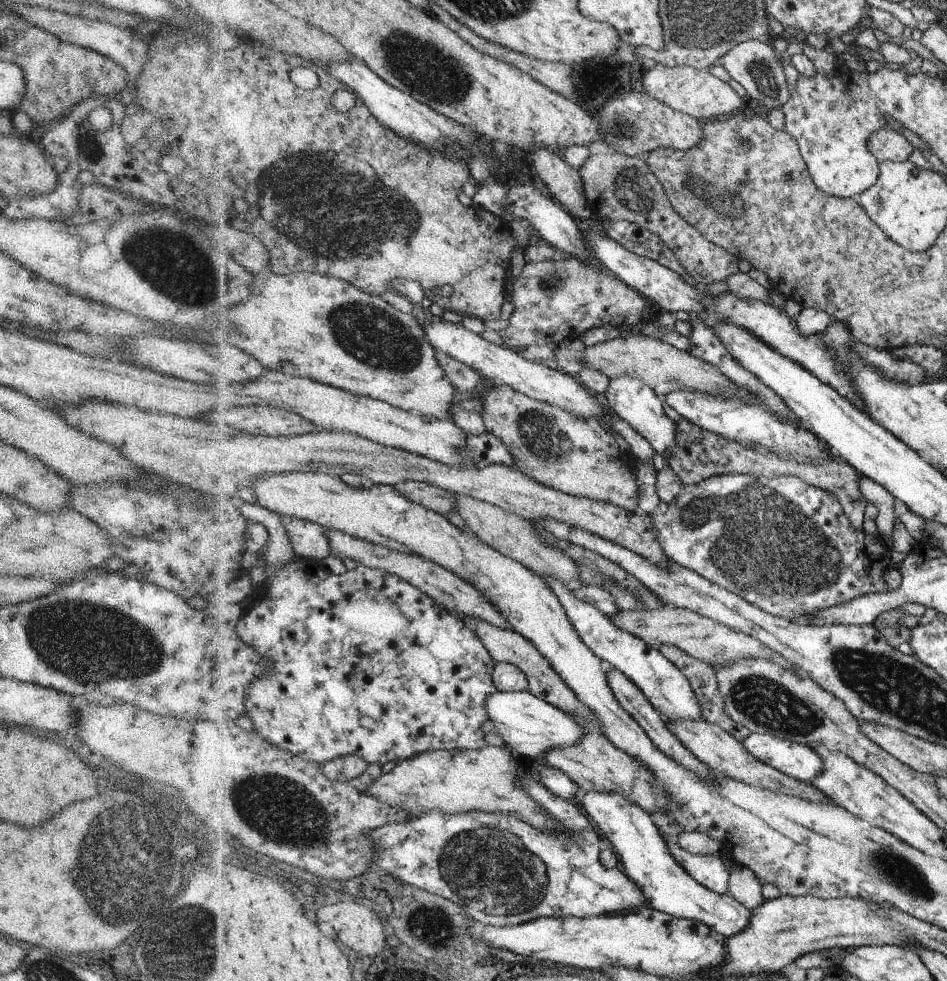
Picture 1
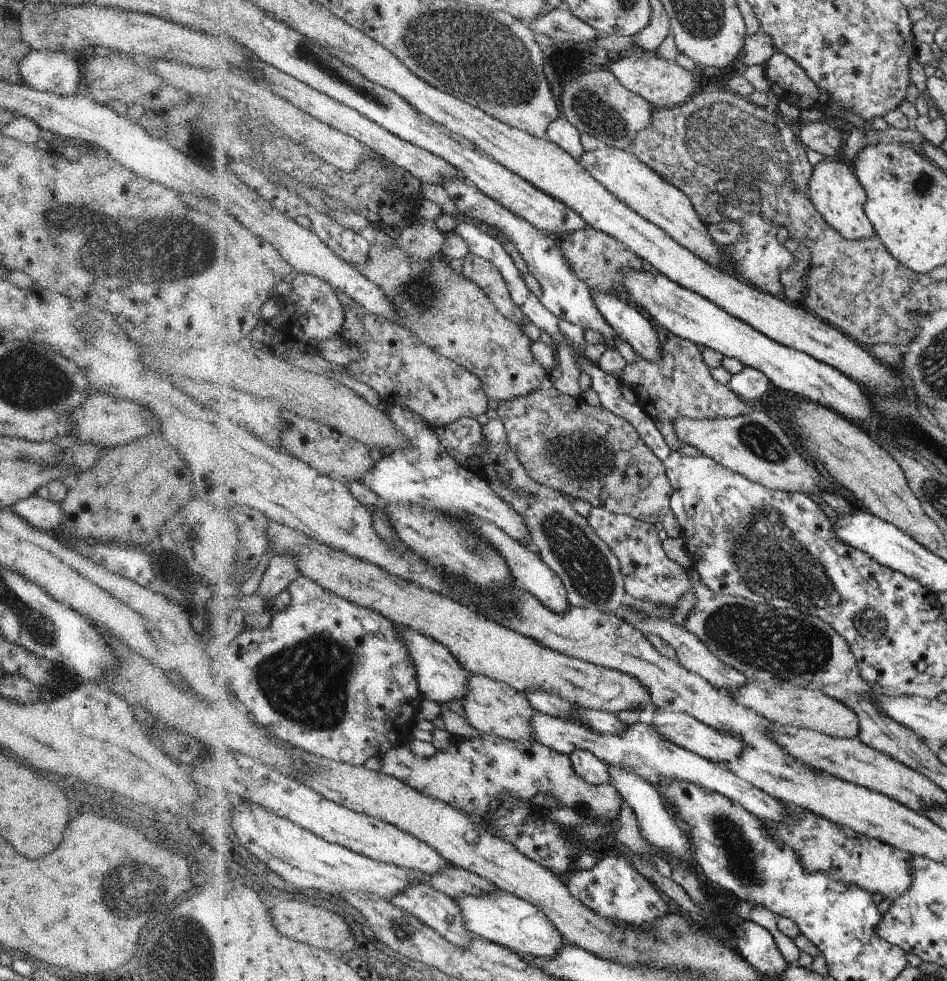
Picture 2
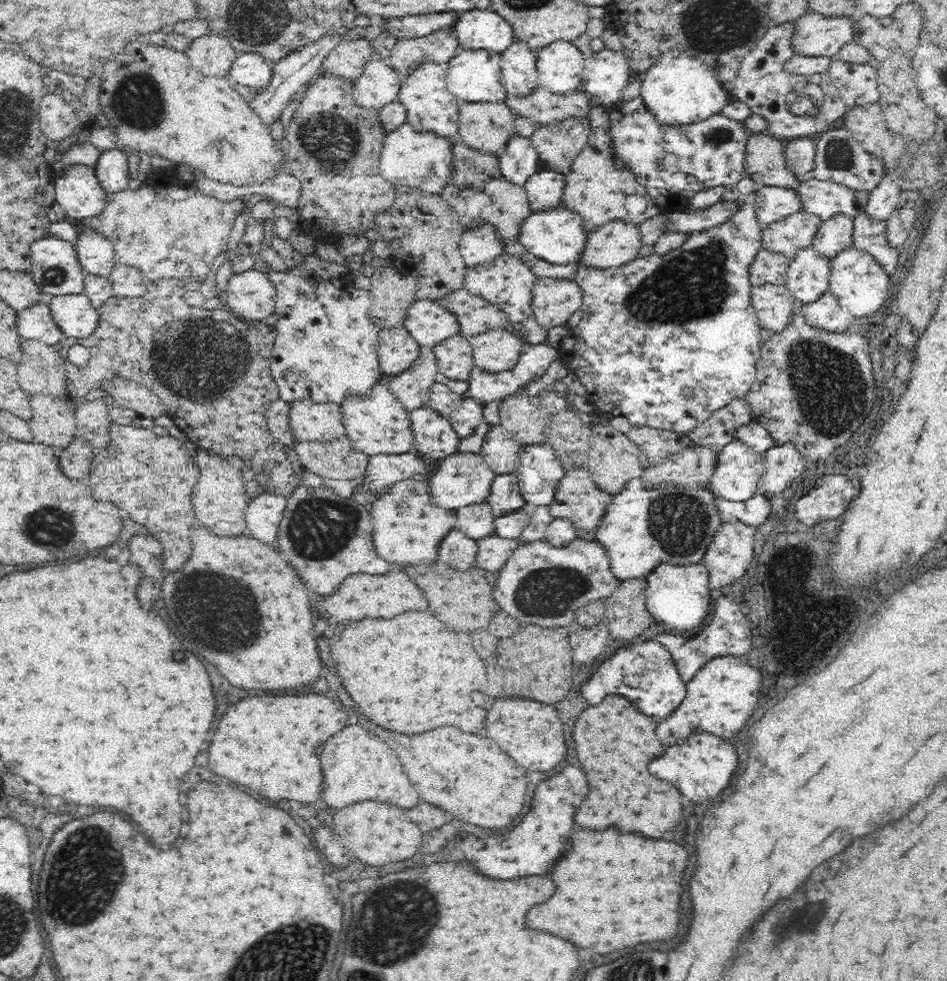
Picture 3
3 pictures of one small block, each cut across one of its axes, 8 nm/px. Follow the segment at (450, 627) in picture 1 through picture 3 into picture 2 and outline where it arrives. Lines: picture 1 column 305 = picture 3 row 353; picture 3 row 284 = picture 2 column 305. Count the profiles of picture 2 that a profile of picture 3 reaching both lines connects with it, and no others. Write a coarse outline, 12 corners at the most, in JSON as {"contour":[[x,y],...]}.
{"contour":[[301,574],[211,677],[296,748],[353,765],[424,699],[393,620]]}

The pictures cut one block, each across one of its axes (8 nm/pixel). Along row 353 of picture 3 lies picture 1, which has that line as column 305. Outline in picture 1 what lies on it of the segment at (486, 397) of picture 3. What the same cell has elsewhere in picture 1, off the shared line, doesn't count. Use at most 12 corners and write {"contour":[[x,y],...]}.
{"contour":[[281,516],[298,558],[334,555],[328,529]]}

